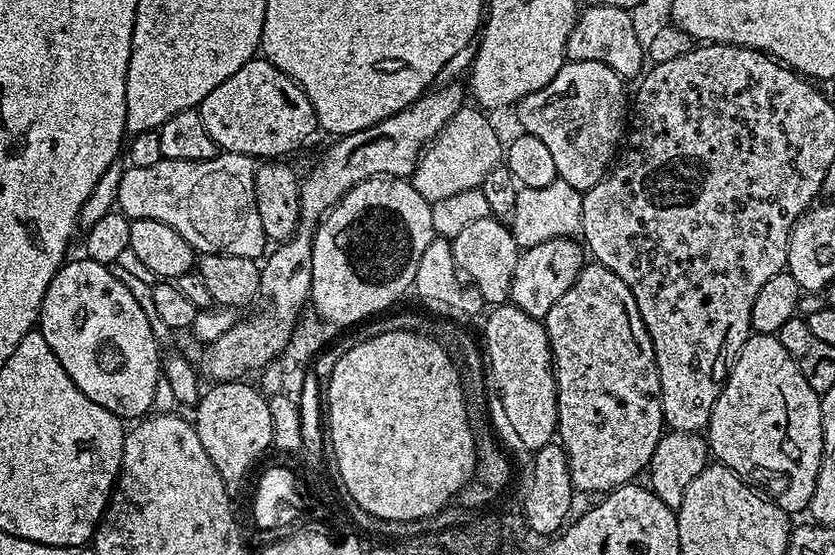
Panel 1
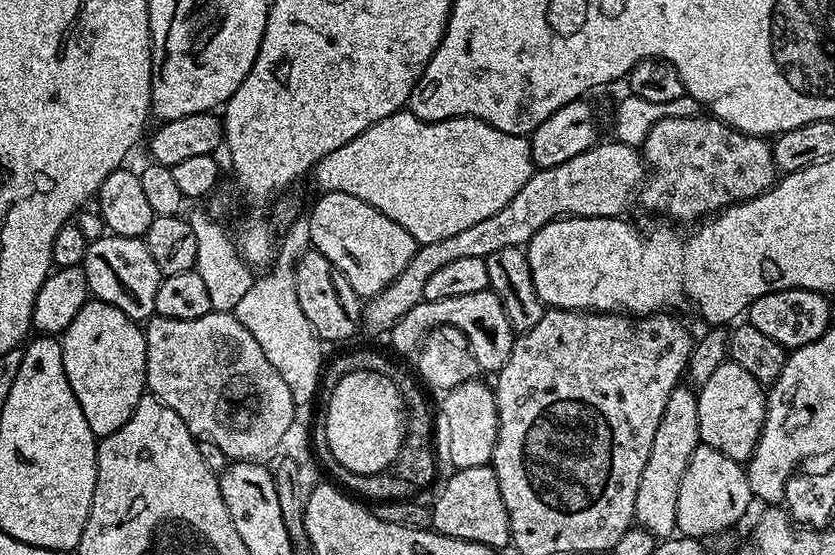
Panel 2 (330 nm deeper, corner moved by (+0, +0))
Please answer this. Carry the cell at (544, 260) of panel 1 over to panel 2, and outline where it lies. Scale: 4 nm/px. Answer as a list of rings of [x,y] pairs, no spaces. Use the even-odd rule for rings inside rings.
[[[485,290],[478,294],[461,294],[459,298],[442,298],[441,300],[421,300],[414,310],[408,310],[393,328],[390,329],[392,344],[400,352],[415,353],[419,349],[422,338],[433,328],[444,324],[454,326],[466,334],[470,350],[485,373],[499,373],[501,366],[510,358],[510,350],[514,343],[514,333],[510,326],[510,318],[506,318],[506,310],[495,292]]]

